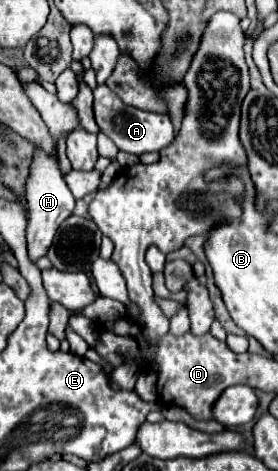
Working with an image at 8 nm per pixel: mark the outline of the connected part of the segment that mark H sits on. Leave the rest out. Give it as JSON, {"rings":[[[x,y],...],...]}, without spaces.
{"rings":[[[34,145],[30,175],[26,179],[26,201],[28,201],[26,237],[28,237],[28,255],[32,261],[46,255],[48,245],[52,245],[56,229],[74,211],[74,197],[72,197],[72,193],[70,193],[70,189],[68,189],[68,185],[60,173],[60,167],[56,161],[58,161],[56,153],[46,153],[42,147],[38,149]]]}

